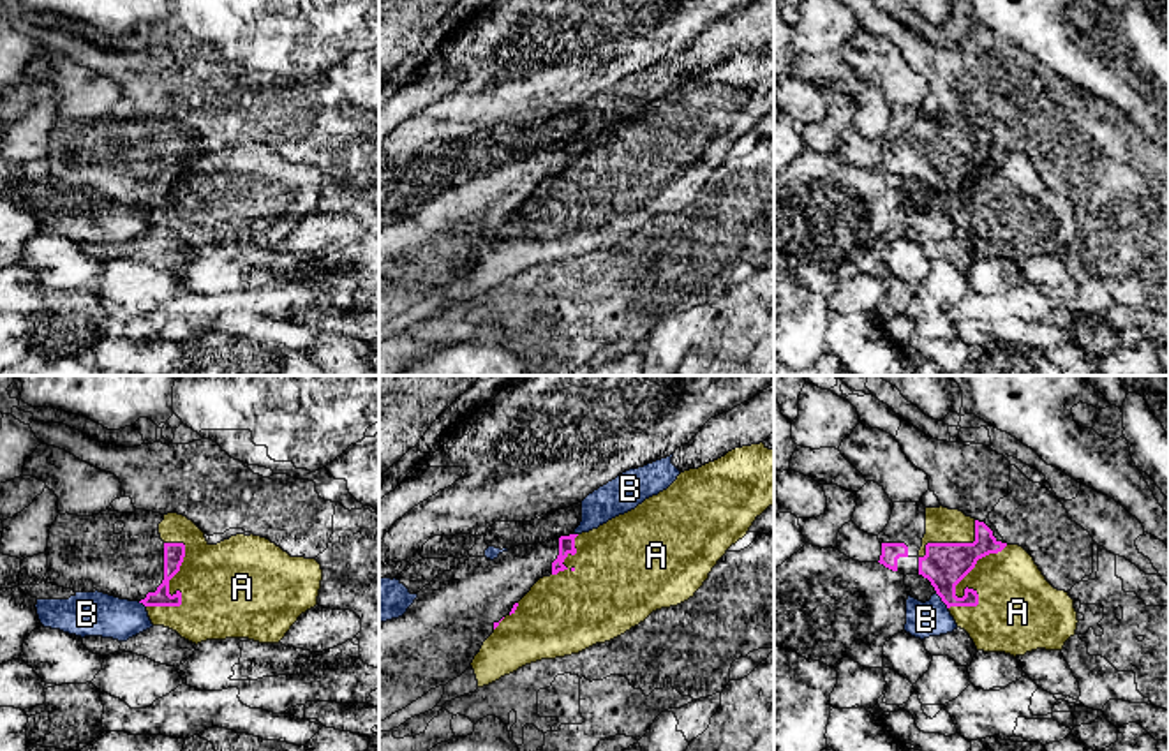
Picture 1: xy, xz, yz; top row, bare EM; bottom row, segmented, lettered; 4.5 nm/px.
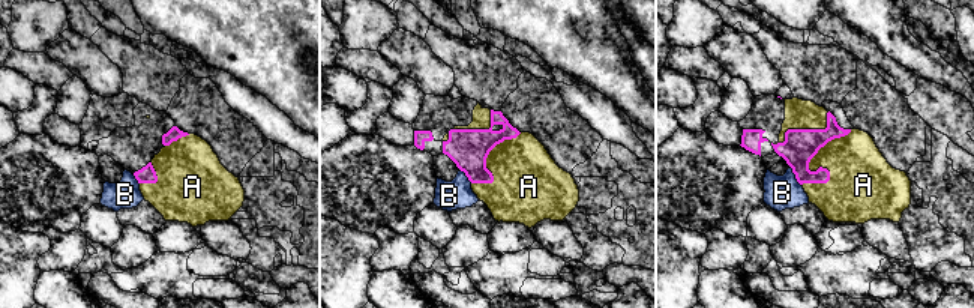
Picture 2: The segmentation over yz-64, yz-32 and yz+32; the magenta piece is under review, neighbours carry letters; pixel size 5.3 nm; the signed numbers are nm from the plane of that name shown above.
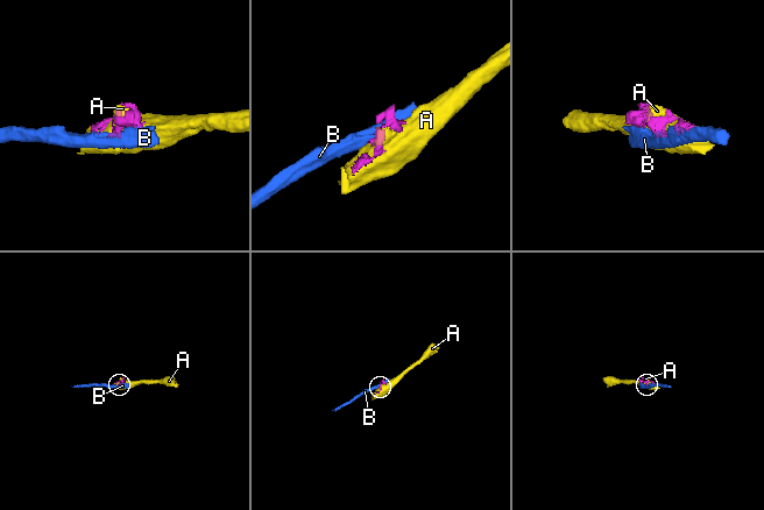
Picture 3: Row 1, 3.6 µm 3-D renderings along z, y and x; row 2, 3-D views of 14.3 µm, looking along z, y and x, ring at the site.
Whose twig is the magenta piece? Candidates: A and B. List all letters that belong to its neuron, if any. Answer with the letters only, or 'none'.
none

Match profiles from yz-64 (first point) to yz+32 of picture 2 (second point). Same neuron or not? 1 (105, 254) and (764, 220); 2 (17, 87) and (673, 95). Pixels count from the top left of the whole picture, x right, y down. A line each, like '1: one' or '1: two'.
1: two
2: one

